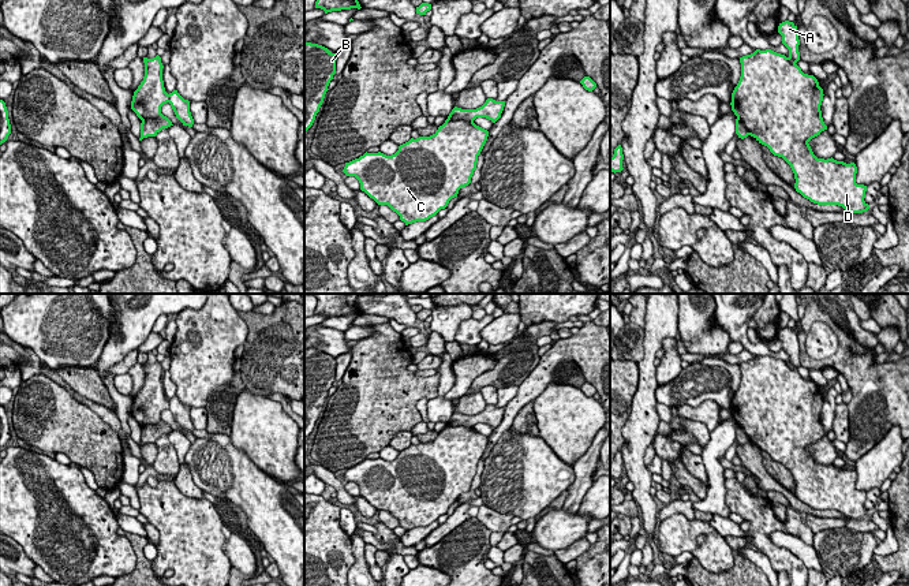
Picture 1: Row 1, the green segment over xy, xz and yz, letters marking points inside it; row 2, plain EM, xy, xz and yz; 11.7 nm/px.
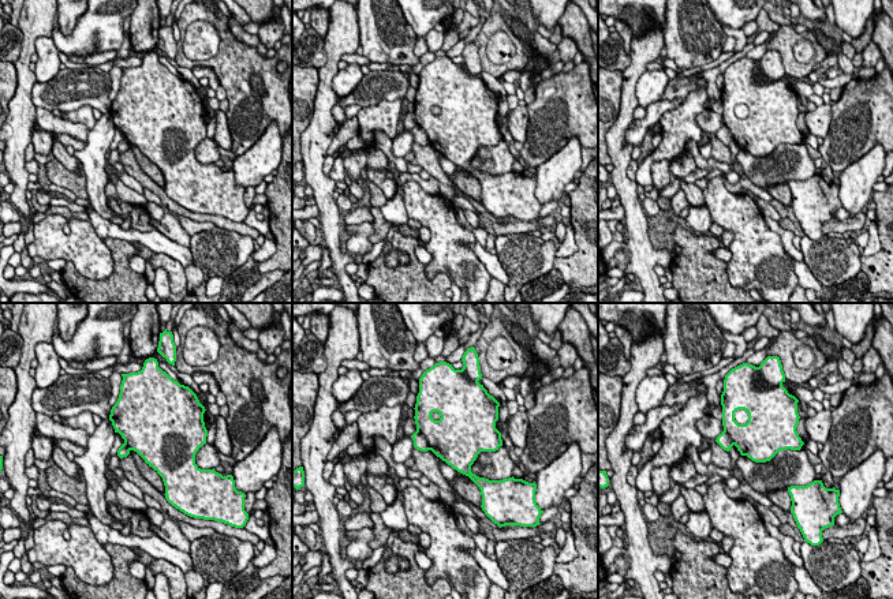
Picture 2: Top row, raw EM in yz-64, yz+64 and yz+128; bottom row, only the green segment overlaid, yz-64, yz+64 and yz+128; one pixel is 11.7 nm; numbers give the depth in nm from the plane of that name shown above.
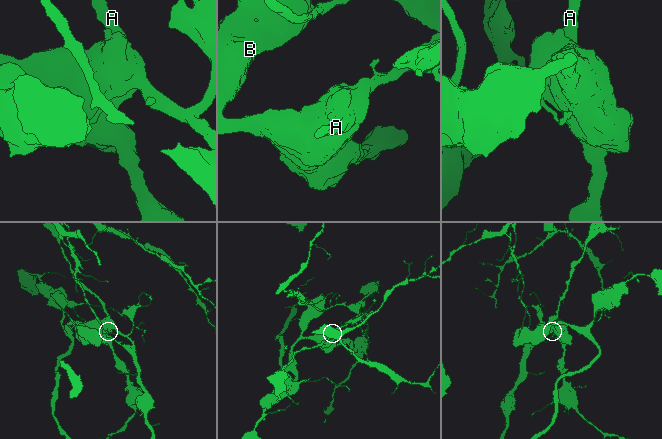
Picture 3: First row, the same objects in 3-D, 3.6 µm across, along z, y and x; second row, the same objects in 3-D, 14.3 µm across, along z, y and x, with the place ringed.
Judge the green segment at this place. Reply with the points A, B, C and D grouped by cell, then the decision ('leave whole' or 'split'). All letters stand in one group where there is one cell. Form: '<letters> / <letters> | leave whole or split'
A / B C D | split

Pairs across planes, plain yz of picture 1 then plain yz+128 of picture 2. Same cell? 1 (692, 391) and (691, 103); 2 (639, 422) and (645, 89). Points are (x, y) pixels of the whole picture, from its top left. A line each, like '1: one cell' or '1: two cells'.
1: two cells
2: two cells

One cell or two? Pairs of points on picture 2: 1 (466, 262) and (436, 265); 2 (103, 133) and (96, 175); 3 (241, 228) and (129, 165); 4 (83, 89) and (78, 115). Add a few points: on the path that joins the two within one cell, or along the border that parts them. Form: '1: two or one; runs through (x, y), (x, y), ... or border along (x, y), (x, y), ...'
1: one; runs through (459, 262), (443, 262)
2: one; runs through (97, 143), (97, 164)
3: one; runs through (213, 218), (197, 217), (174, 208), (156, 190)
4: two; border along (92, 107), (82, 105), (62, 112)

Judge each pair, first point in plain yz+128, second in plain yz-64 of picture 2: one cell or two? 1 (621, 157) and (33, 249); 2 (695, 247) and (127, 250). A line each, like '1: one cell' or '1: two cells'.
1: two cells
2: one cell

